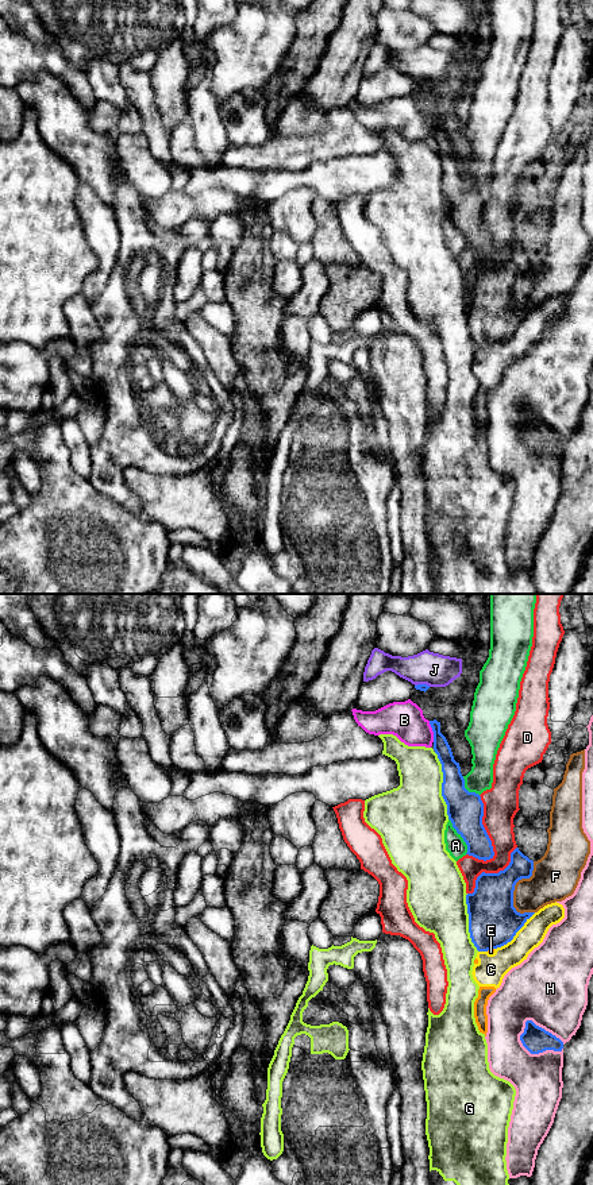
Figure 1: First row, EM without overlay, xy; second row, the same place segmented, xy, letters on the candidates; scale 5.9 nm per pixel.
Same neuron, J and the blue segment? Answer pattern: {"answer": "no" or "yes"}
{"answer": "no"}

